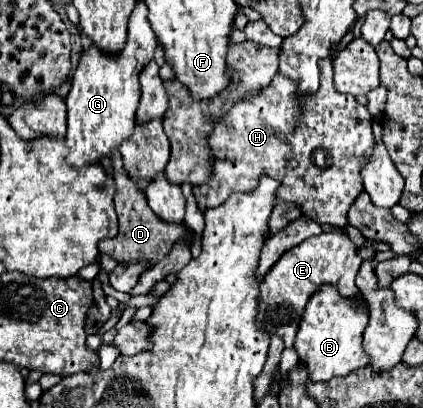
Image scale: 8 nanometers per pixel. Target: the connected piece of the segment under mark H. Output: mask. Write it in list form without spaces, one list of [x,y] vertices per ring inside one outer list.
[[[323,58],[323,78],[321,86],[315,94],[307,94],[307,98],[295,98],[295,82],[283,78],[283,74],[275,74],[271,86],[265,86],[263,92],[251,94],[251,98],[239,98],[227,116],[215,124],[213,134],[209,136],[209,148],[213,154],[213,174],[207,182],[193,186],[193,194],[201,212],[207,208],[215,208],[223,204],[233,192],[249,194],[259,184],[263,174],[271,174],[279,180],[279,190],[275,194],[275,206],[279,202],[295,202],[303,216],[319,222],[321,226],[347,226],[347,210],[355,202],[355,198],[363,192],[361,170],[365,162],[371,160],[371,150],[375,146],[371,134],[371,114],[351,94],[339,94],[333,86],[333,68],[331,58]]]

